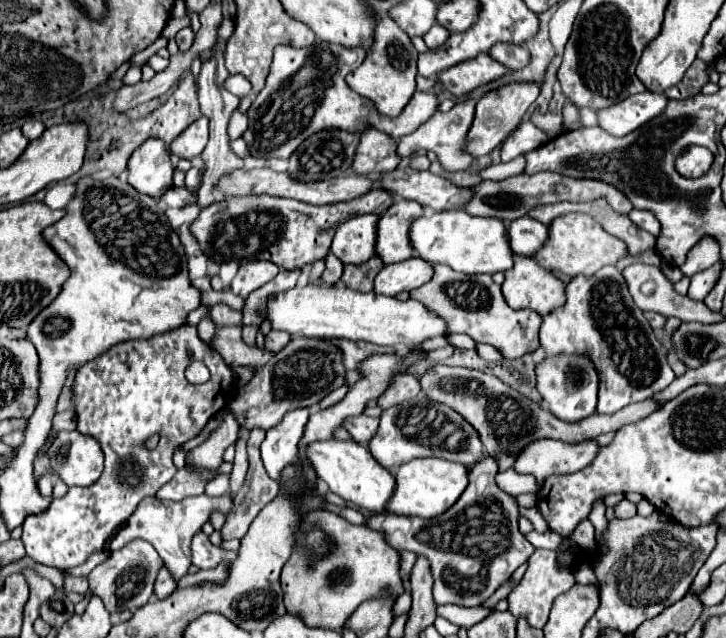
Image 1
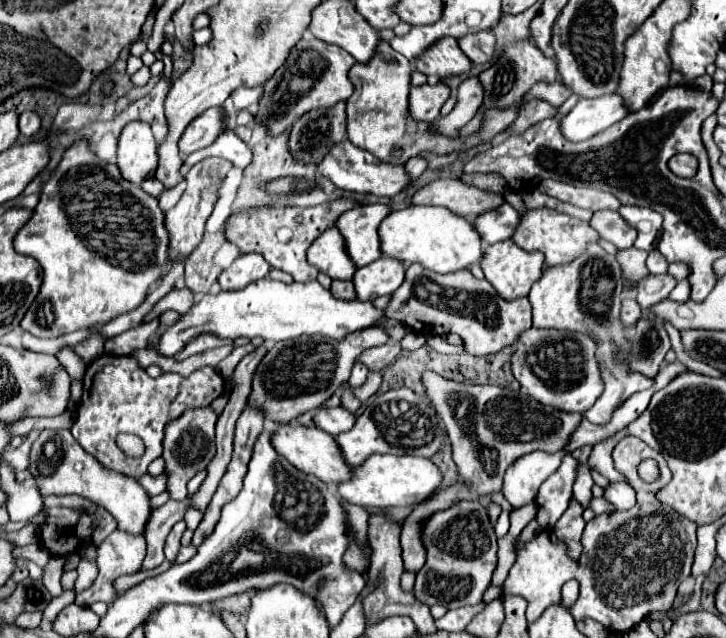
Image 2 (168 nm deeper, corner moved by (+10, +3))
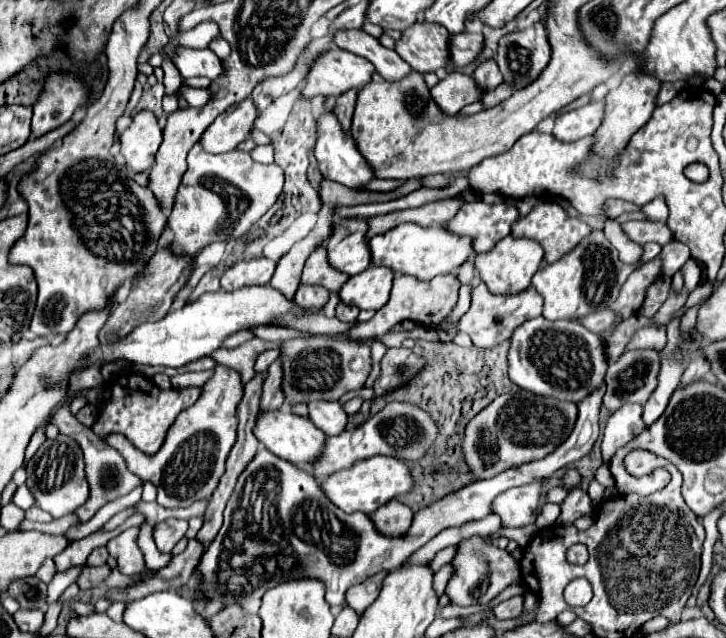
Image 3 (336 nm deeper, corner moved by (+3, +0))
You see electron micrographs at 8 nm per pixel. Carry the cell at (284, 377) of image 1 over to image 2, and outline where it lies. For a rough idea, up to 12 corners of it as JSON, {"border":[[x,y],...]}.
{"border":[[381,328],[277,342],[249,402],[289,422],[323,406]]}

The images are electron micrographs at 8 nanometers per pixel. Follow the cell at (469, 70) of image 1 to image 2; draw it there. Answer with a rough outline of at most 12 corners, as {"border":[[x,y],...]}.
{"border":[[455,38],[429,46],[415,68],[449,78],[471,68]]}

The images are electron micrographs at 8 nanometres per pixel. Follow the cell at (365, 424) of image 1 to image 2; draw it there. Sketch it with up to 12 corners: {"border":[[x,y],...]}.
{"border":[[321,406],[315,426],[337,436],[353,428],[355,416],[343,406]]}

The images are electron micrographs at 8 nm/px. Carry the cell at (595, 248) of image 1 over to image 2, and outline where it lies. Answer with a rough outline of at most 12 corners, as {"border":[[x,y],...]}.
{"border":[[549,208],[525,210],[513,242],[547,266],[577,258],[599,234]]}

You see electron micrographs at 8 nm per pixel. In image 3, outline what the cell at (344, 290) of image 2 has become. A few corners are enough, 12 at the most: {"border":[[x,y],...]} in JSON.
{"border":[[344,305],[336,307],[336,317],[340,321],[356,321],[358,309]]}

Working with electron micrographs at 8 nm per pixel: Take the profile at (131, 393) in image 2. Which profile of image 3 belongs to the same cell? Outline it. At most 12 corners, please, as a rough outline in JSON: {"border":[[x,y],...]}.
{"border":[[138,373],[110,381],[90,429],[158,453],[202,387],[158,389]]}

